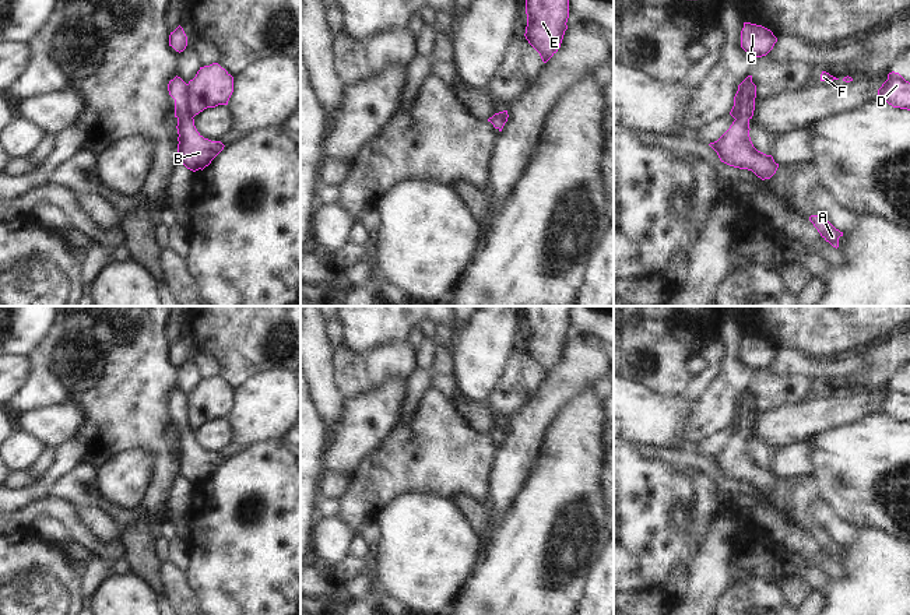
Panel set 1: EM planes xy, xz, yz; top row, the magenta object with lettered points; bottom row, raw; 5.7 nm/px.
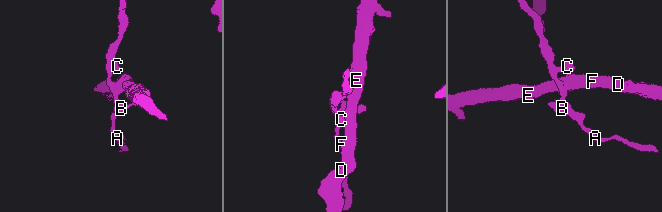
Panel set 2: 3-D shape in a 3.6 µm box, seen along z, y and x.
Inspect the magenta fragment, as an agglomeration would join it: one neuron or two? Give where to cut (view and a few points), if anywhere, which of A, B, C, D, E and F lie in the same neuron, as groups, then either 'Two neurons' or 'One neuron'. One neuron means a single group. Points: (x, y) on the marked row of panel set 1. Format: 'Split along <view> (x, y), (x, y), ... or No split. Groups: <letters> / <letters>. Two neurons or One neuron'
Split along yz (741, 84), (744, 90), (742, 112), (735, 119). Groups: A B C / D E F. Two neurons

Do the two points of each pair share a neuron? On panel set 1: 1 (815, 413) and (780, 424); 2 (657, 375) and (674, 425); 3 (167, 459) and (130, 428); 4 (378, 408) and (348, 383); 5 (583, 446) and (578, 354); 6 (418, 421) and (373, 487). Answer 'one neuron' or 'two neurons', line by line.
1: one neuron
2: two neurons
3: one neuron
4: two neurons
5: two neurons
6: one neuron

